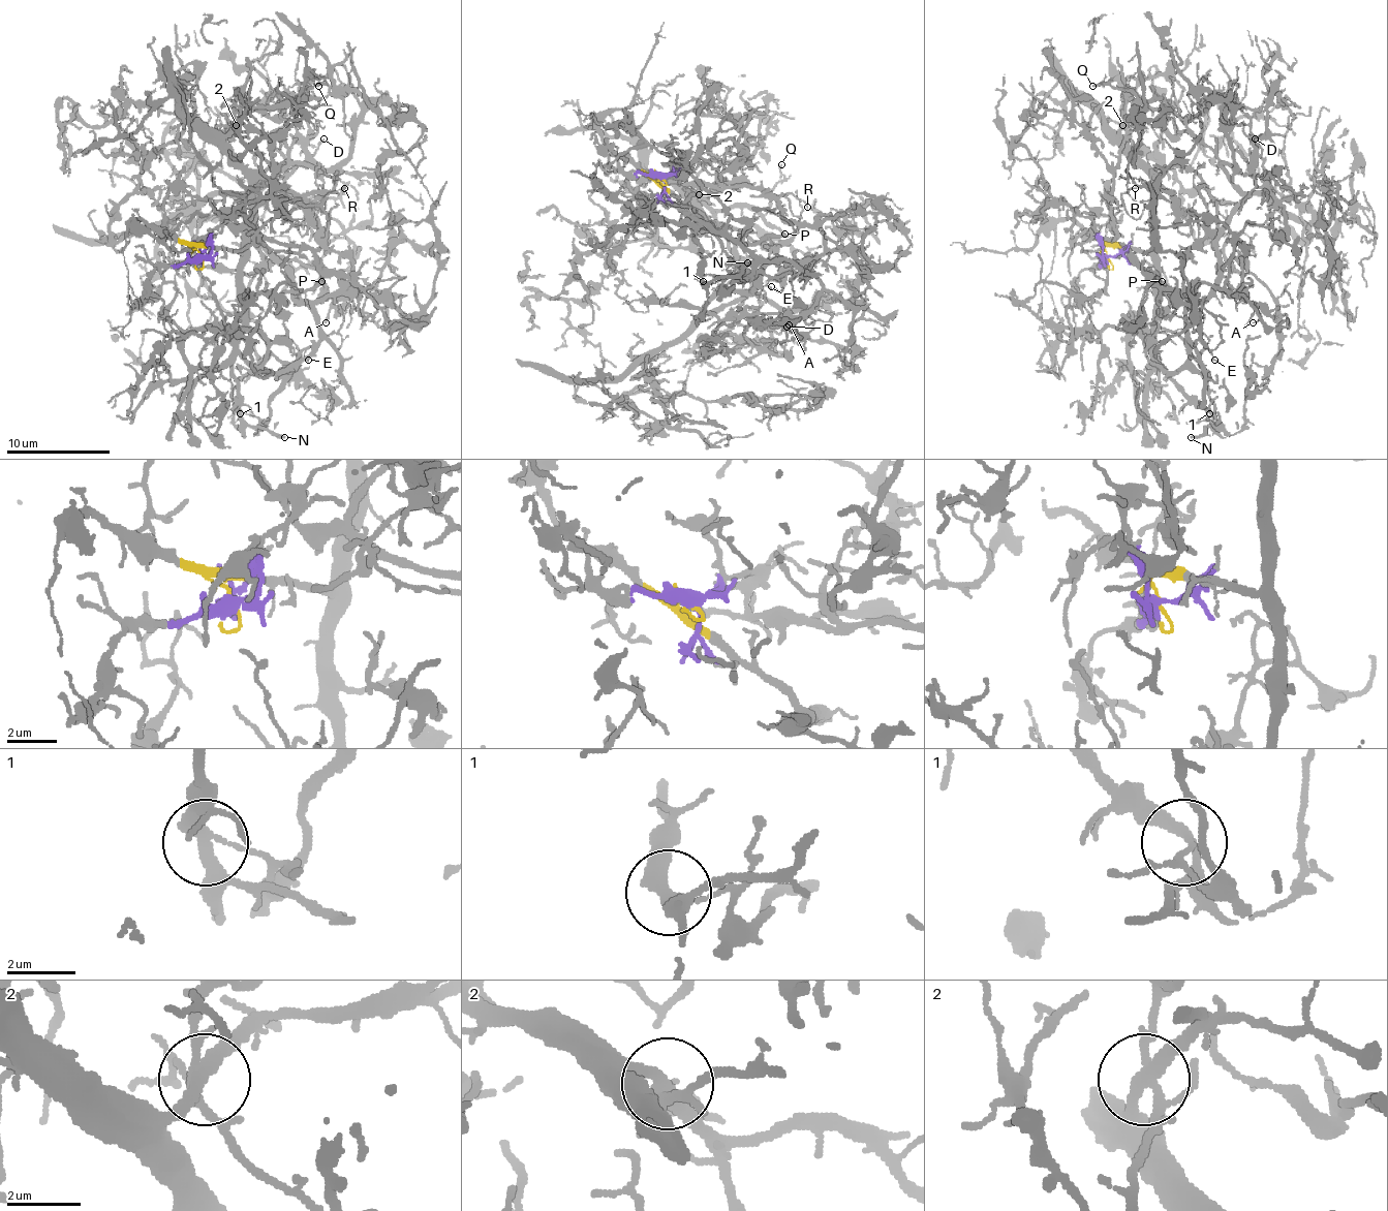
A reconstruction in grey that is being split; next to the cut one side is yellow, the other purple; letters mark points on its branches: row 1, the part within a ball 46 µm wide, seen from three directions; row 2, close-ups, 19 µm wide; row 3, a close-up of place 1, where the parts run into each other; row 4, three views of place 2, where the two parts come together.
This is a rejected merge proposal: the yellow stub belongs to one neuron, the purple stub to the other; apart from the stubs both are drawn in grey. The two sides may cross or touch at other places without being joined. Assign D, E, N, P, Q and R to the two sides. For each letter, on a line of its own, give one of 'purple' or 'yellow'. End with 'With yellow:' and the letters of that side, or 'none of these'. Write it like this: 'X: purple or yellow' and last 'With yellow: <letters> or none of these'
D: purple
E: yellow
N: yellow
P: yellow
Q: yellow
R: purple
With yellow: E, N, P, Q

